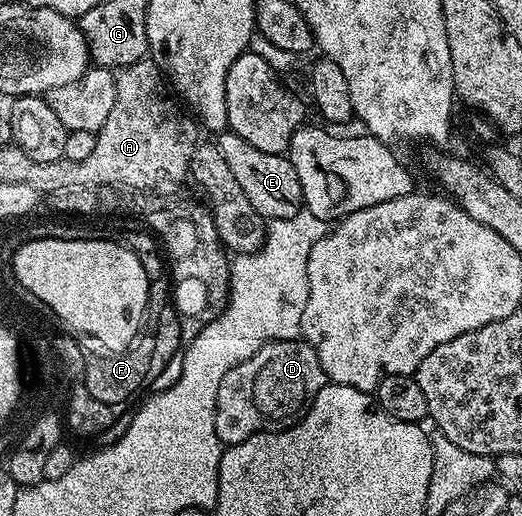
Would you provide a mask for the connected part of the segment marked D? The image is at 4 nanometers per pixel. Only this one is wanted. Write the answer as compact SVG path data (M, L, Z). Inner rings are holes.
M282 339L279 343L266 343L259 351L253 353L245 361L241 361L221 381L221 389L217 389L217 405L215 406L215 424L217 437L225 445L240 443L262 431L281 431L295 426L303 414L313 405L317 393L329 382L321 369L321 361L317 361L317 353L308 343L299 339Z

